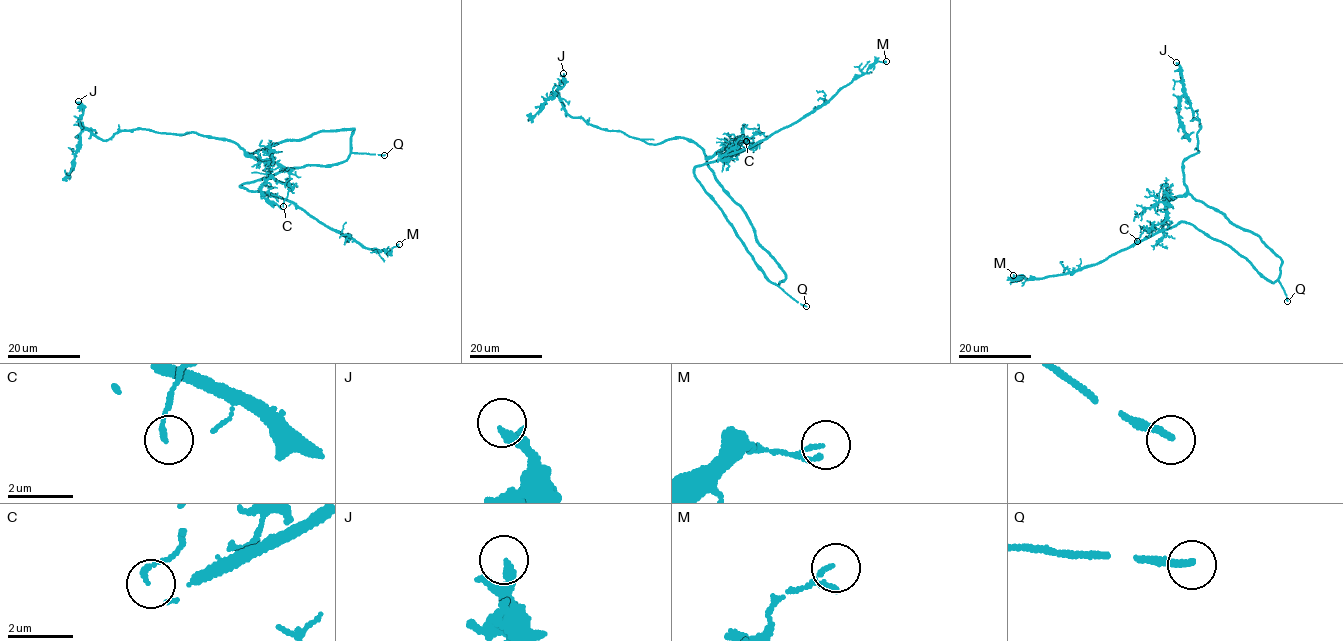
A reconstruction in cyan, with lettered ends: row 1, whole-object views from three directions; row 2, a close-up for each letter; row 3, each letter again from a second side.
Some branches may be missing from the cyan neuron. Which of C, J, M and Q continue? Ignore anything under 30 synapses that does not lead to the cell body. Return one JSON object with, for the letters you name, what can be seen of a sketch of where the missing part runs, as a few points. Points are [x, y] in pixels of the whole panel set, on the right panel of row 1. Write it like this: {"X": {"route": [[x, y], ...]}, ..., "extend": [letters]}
{"Q": {"route": [[1287, 301], [1285, 312], [1276, 321], [1268, 325], [1268, 322]]}, "extend": ["Q"]}

